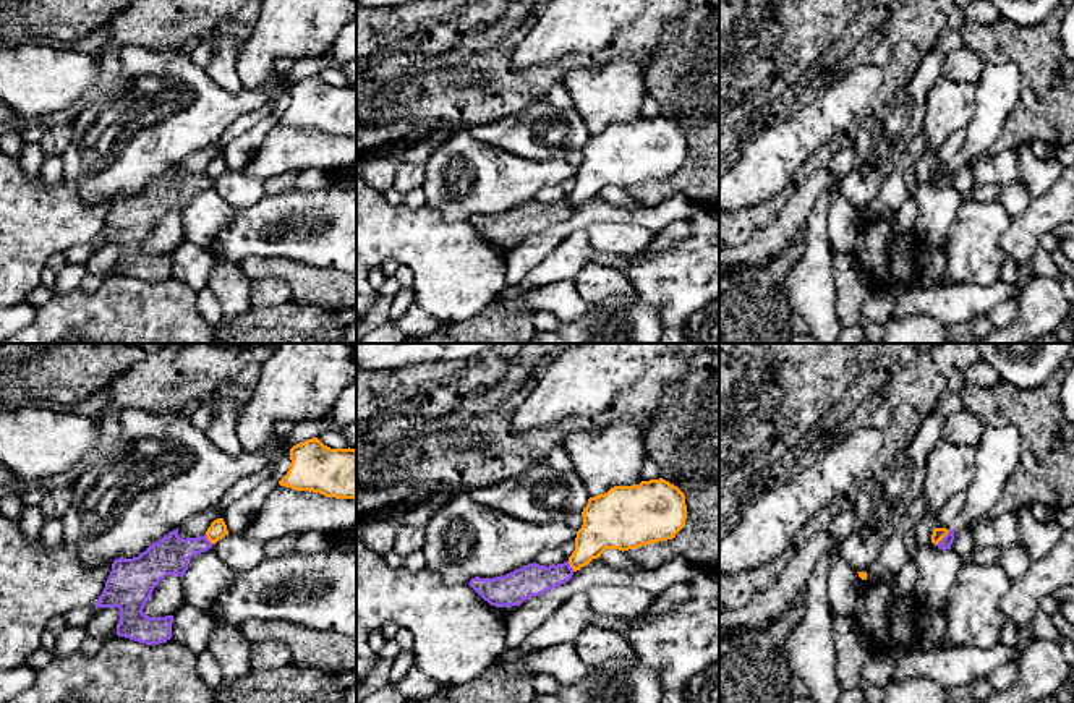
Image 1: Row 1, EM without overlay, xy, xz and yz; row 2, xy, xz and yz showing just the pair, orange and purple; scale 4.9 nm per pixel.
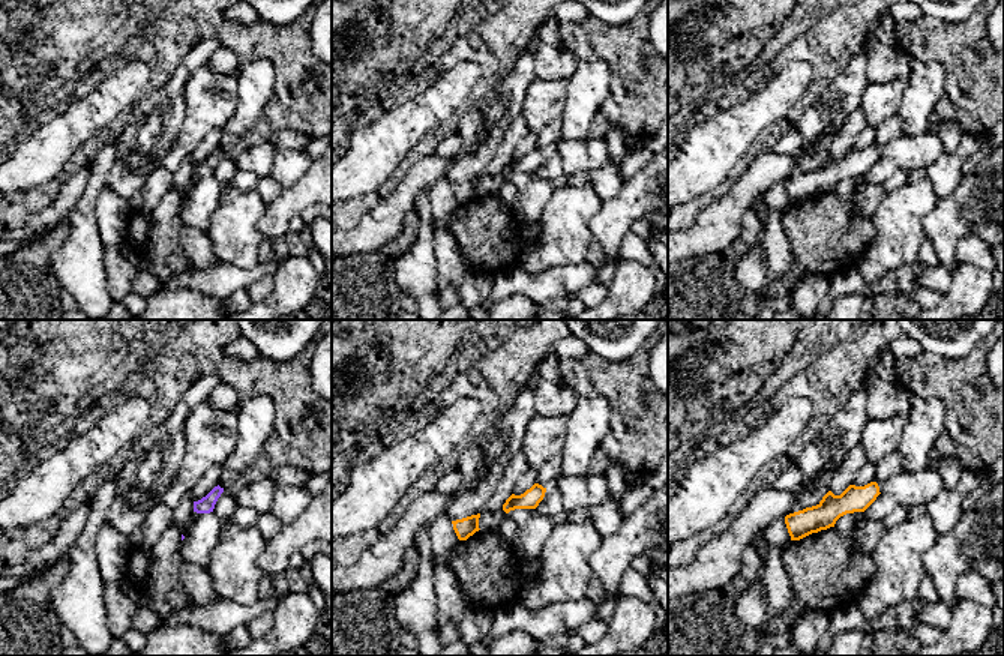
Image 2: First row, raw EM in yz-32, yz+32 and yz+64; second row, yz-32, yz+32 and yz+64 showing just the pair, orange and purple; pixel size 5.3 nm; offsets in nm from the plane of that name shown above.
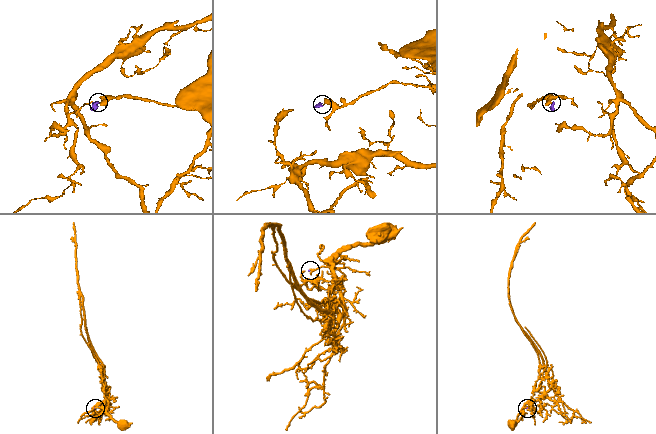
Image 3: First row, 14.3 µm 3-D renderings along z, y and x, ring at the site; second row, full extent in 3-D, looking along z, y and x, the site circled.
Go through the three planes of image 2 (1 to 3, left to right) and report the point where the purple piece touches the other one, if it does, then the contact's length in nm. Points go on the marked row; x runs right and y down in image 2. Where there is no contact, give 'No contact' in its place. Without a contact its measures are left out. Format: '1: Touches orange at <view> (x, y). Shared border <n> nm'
1: No contact
2: No contact
3: No contact

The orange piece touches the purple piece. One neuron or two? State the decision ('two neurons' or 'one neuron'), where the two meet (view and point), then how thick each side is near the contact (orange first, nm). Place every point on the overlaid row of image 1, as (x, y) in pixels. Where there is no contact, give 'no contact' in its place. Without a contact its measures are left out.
two neurons; contact yz (941, 538); calibres 60 and 60 nm

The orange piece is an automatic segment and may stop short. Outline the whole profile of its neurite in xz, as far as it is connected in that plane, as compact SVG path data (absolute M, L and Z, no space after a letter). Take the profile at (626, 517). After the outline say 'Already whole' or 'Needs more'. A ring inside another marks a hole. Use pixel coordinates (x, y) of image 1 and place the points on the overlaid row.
M659 478L637 486L614 486L590 497L582 517L575 551L569 557L573 572L606 549L624 552L676 538L685 525L687 505L684 492Z. Already whole

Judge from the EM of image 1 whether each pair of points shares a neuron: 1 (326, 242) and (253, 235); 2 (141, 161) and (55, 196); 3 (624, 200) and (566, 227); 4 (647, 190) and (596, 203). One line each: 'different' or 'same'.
1: same
2: different
3: different
4: different

